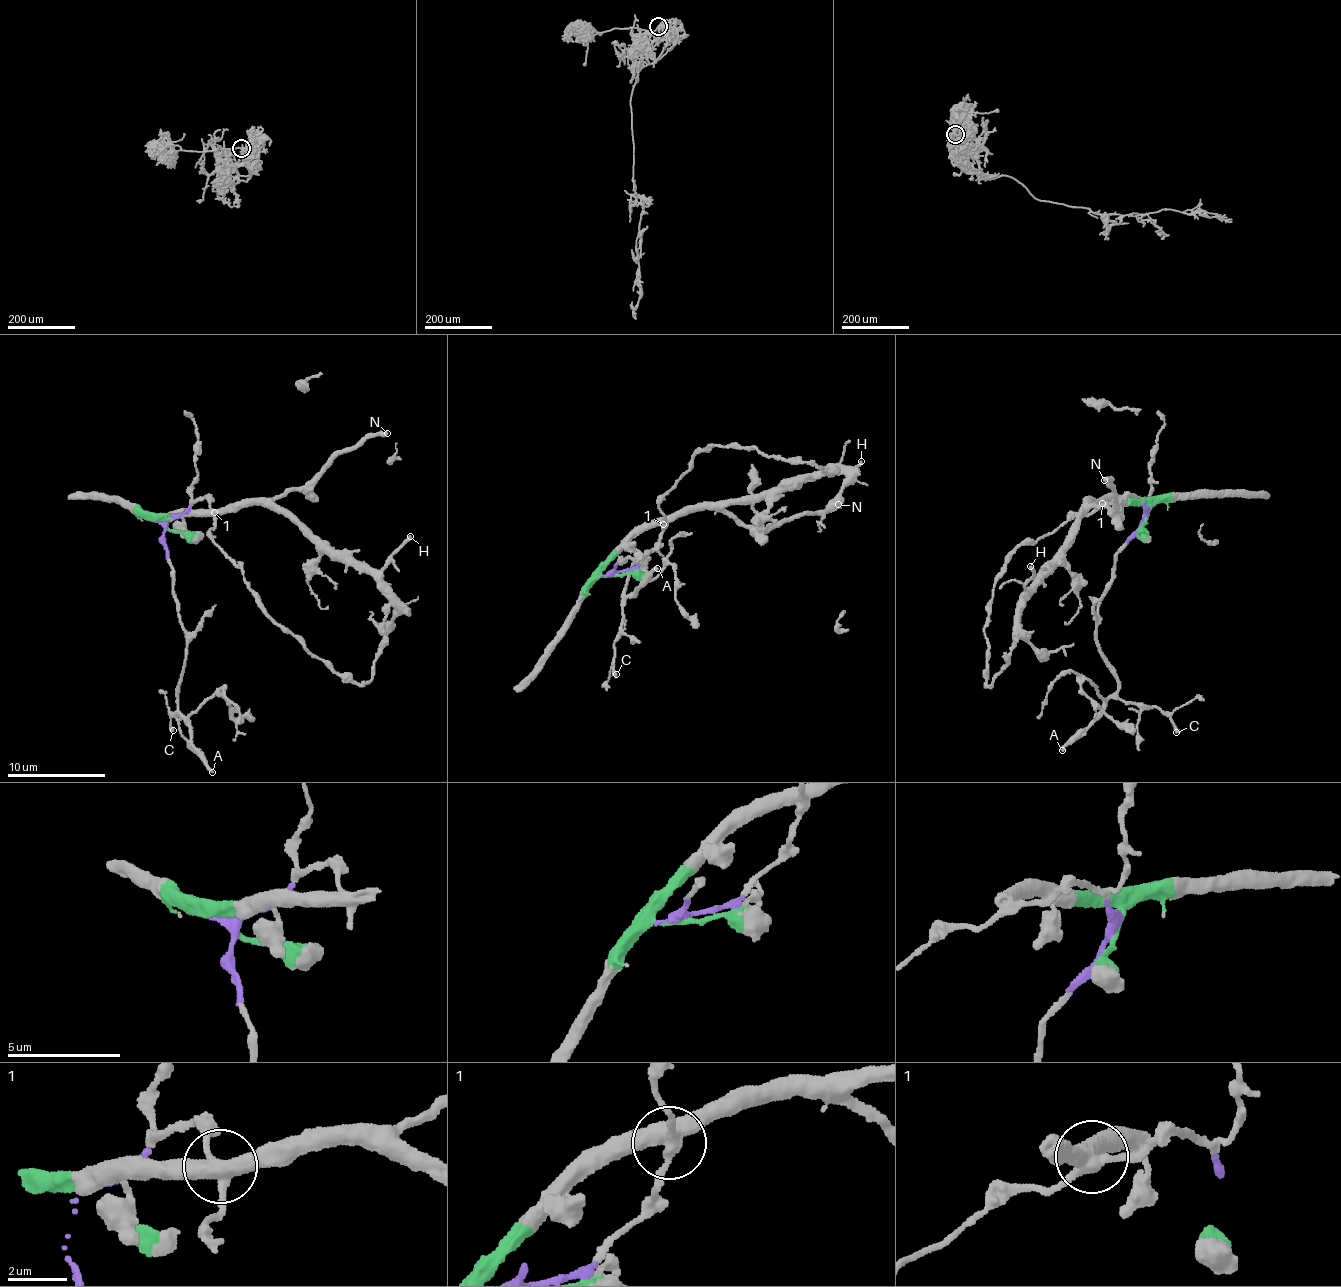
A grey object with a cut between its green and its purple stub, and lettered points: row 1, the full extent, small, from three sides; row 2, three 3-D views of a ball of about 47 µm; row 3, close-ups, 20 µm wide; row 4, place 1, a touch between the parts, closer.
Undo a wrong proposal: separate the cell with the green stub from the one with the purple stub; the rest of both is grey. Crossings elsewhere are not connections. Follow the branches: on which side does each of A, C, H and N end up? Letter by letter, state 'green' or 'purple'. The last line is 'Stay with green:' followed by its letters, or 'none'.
A: purple
C: purple
H: green
N: green
Stay with green: H, N

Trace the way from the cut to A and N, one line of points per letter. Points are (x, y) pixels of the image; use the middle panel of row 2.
A: (609, 575), (620, 558), (622, 564), (631, 557), (622, 604), (641, 585), (641, 578), (658, 567)
N: (609, 575), (604, 577), (602, 571), (634, 536), (693, 510), (722, 509), (762, 528), (831, 511), (839, 505)

